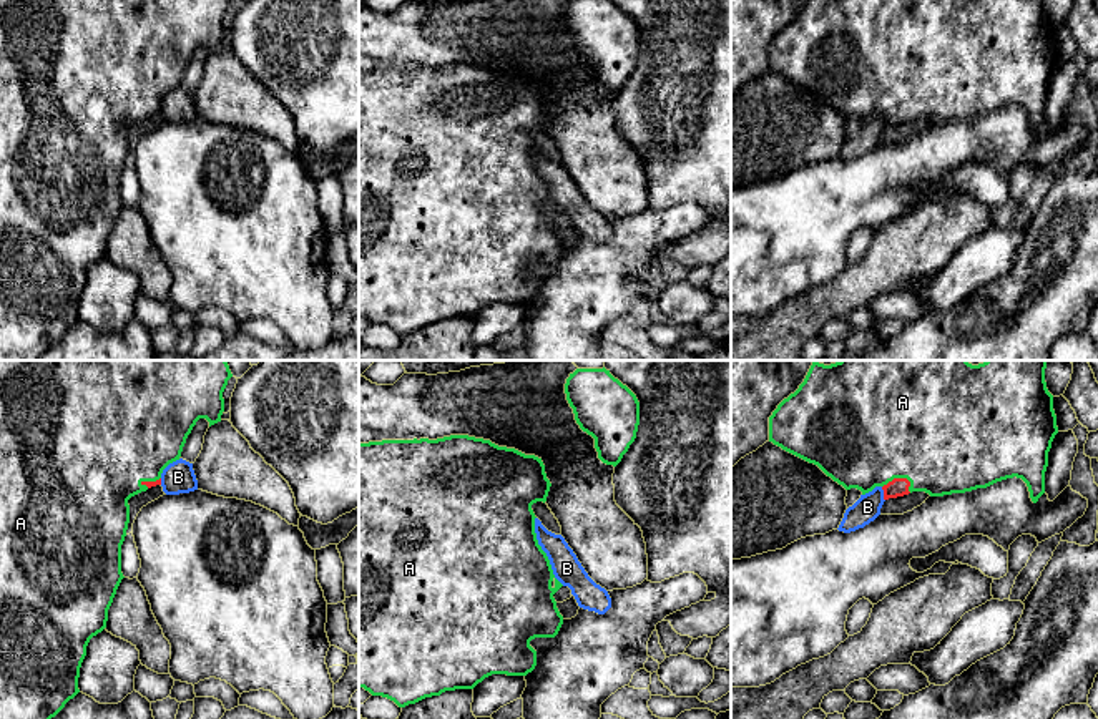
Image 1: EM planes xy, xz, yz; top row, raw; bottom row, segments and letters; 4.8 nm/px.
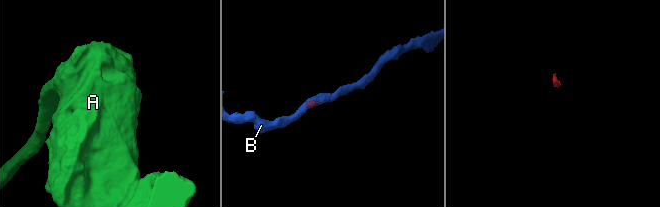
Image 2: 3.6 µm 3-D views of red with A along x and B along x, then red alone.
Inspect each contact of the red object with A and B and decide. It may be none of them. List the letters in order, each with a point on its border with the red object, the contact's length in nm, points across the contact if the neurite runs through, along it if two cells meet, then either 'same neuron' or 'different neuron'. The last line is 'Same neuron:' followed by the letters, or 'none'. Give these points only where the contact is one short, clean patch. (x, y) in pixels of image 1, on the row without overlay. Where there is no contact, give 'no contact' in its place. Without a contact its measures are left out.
A: meets red in yz at (896, 107); contact 150 nm long; same neuron
B: meets red in yz at (884, 122); contact 70 nm long; border along yz (881, 115), (884, 128); different neuron
Same neuron: A

